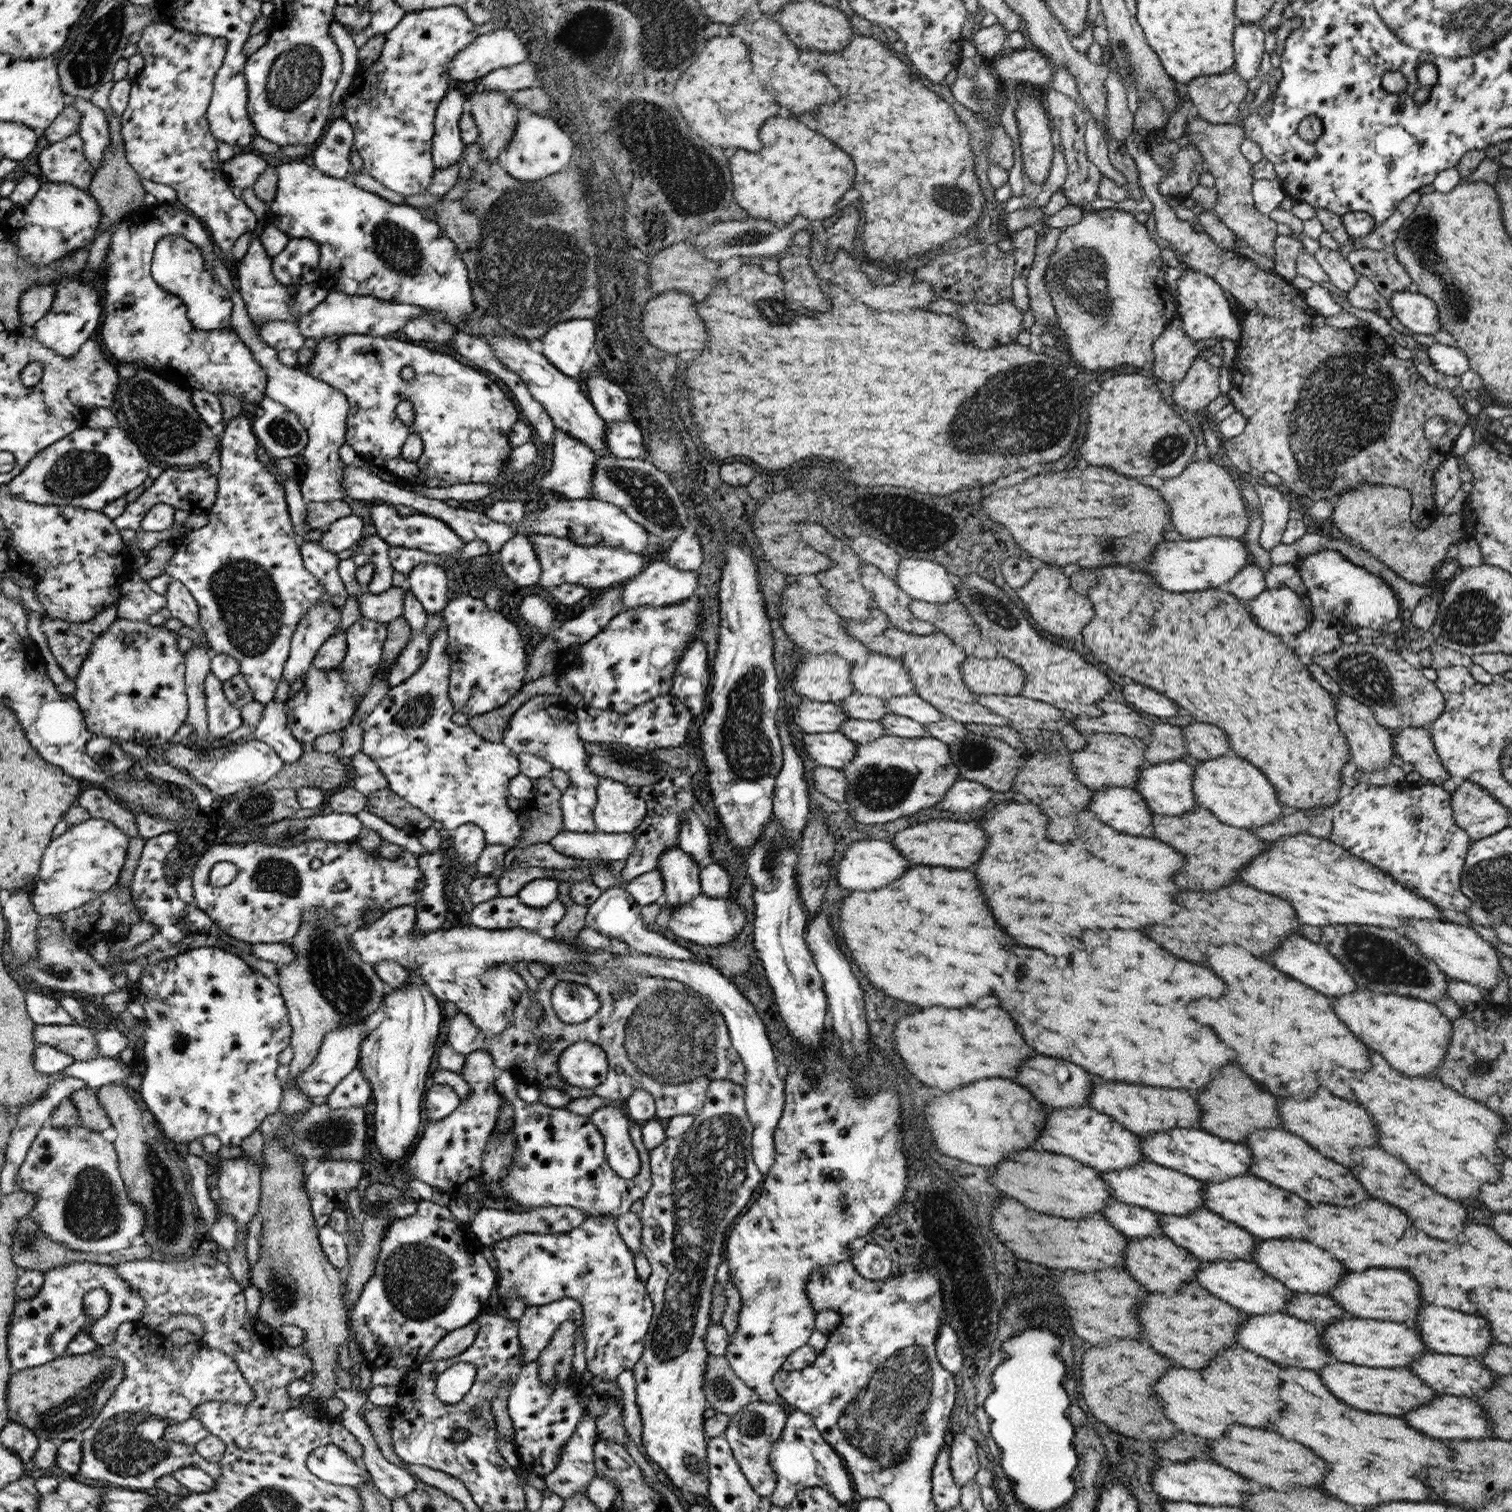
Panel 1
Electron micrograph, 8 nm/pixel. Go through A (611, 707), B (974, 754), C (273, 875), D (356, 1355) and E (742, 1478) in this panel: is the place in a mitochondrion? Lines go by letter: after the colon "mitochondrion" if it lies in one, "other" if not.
A: other
B: mitochondrion
C: mitochondrion
D: other
E: other

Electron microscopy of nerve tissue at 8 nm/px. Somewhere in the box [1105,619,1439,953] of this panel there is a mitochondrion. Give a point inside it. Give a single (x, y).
(1371, 678)

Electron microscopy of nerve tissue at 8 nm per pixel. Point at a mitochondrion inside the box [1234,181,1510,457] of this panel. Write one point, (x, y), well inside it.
(1420, 235)

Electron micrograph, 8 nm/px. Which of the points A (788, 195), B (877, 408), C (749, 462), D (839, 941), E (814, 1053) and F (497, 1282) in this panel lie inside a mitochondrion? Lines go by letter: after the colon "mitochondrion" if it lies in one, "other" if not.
A: other
B: other
C: other
D: other
E: other
F: other

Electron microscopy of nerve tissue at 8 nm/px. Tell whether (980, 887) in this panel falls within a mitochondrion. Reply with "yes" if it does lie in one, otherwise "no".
no

